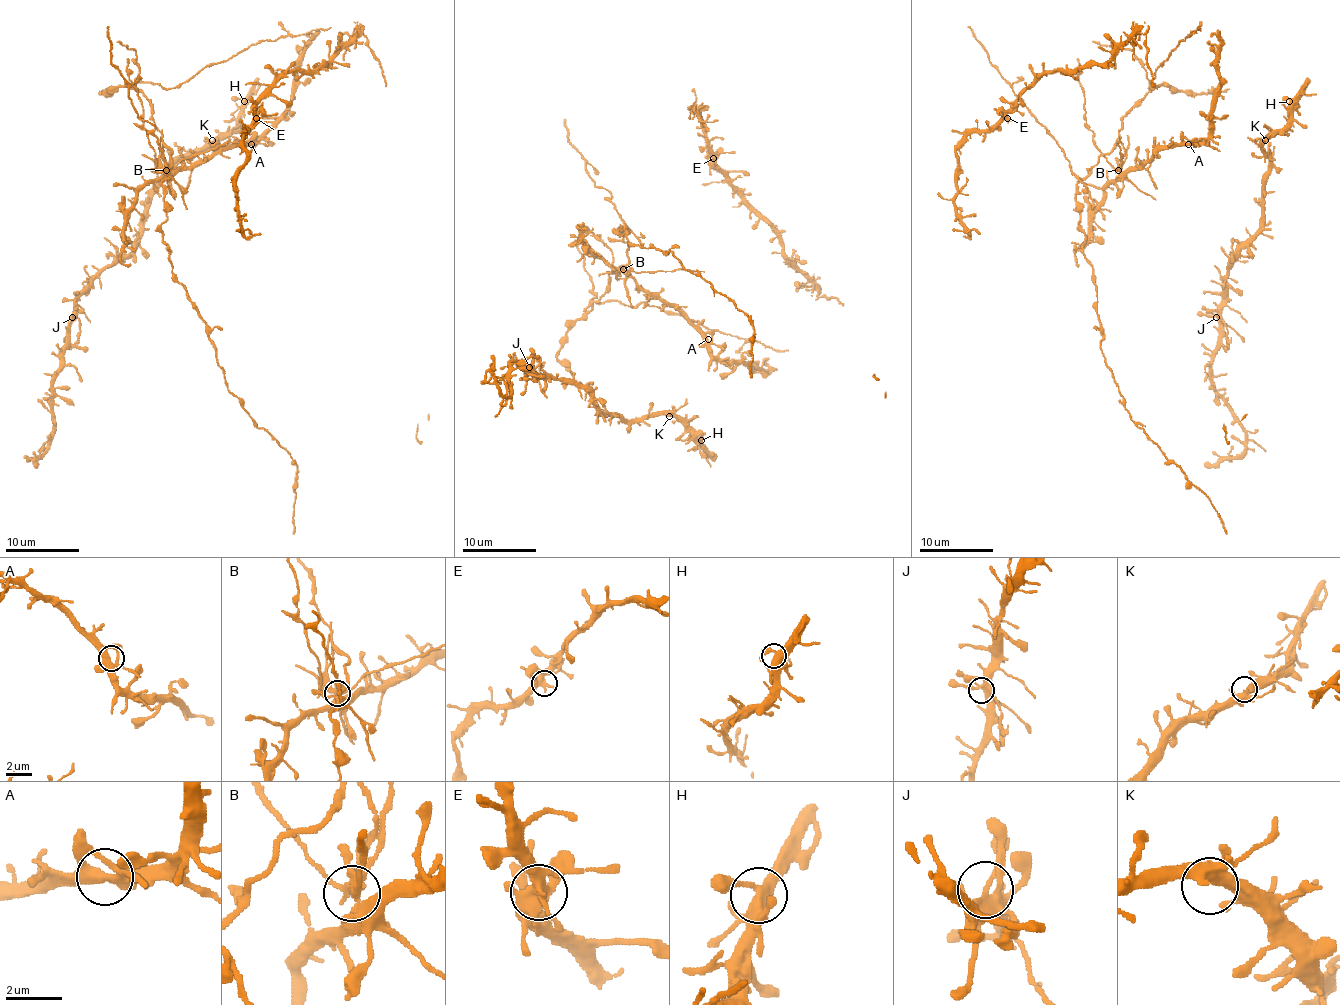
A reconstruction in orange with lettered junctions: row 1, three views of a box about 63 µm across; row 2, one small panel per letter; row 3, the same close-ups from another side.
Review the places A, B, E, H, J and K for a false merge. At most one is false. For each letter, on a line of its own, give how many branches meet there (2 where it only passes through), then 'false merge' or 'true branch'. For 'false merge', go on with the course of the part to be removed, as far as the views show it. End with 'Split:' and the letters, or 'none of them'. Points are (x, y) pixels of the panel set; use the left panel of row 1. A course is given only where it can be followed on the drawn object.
A: 6 branches meet; true branch
B: 5 branches meet; false merge; foreign part runs (166, 170), (162, 140), (172, 151), (161, 230), (172, 273), (207, 326), (225, 385), (297, 467), (293, 533)
E: 4 branches meet; true branch
H: 5 branches meet; true branch
J: 5 branches meet; true branch
K: 5 branches meet; true branch
Split: B

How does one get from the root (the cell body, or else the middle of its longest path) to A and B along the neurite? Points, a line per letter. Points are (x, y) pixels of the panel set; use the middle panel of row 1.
A: (610, 274), (618, 269), (618, 274), (625, 271), (643, 289), (673, 304), (708, 339)
B: (610, 274), (618, 269), (619, 274), (618, 272), (623, 269)

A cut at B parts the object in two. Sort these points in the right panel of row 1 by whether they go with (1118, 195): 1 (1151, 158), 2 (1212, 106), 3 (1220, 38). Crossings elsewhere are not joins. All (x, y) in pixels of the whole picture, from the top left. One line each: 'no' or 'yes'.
1: yes
2: yes
3: yes

